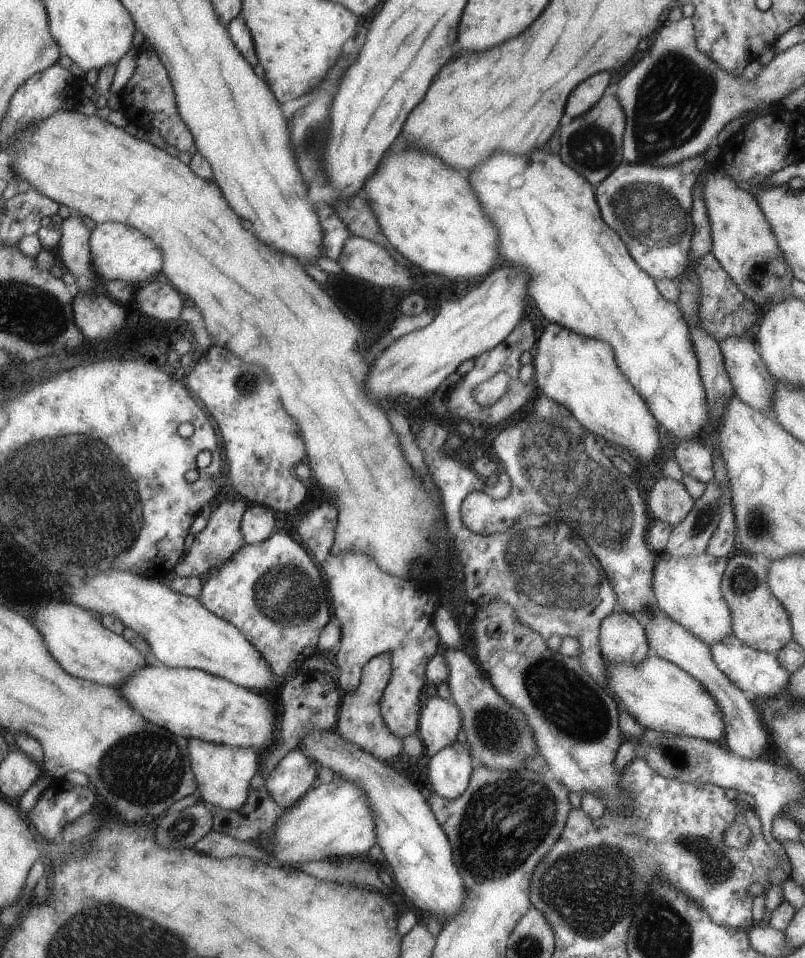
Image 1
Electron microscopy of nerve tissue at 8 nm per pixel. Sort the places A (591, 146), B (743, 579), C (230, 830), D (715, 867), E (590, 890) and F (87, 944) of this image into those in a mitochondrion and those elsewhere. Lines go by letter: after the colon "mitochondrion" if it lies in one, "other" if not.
A: mitochondrion
B: mitochondrion
C: other
D: mitochondrion
E: mitochondrion
F: mitochondrion

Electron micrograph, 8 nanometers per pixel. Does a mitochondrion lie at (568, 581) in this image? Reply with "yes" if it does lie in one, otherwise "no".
yes

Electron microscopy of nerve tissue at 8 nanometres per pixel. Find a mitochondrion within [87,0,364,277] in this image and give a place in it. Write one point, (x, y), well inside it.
(312, 141)

